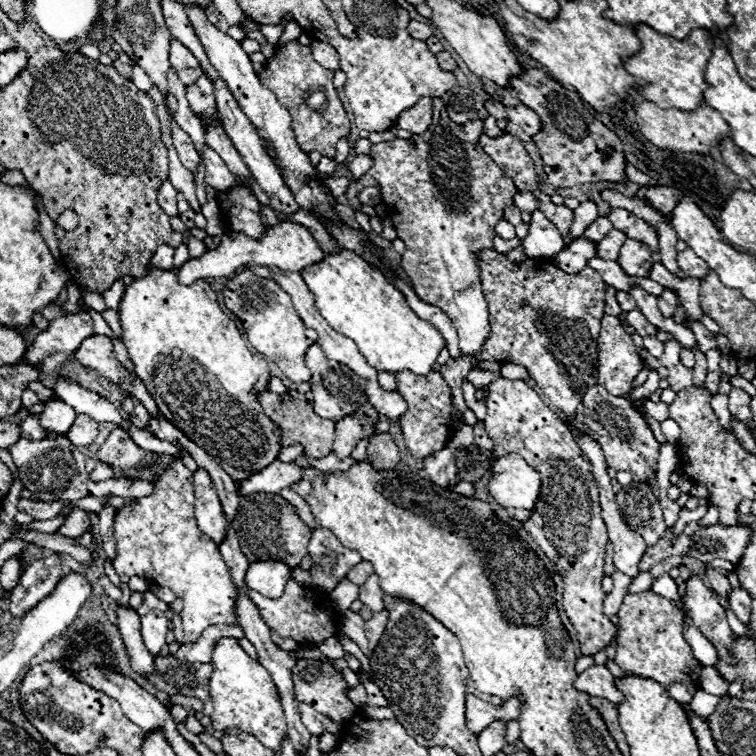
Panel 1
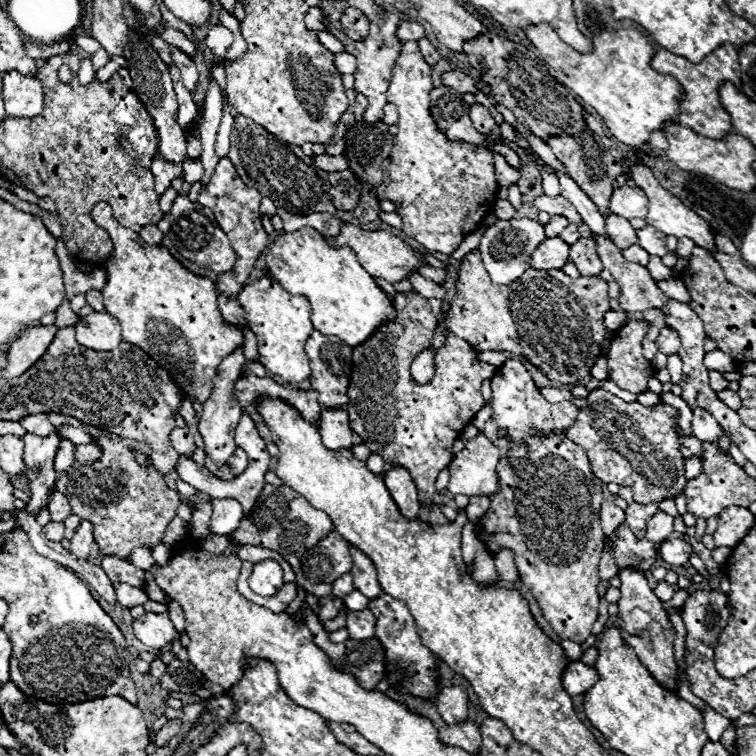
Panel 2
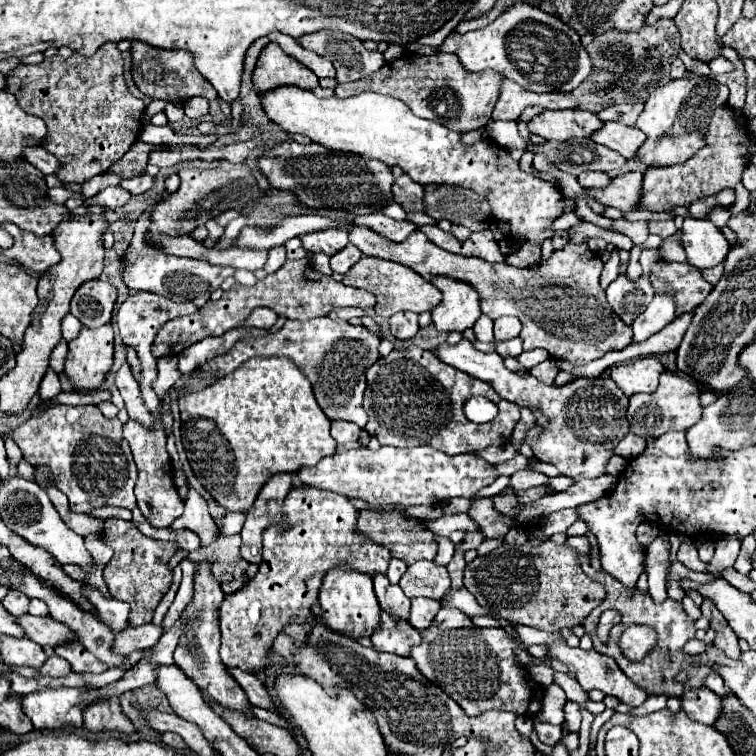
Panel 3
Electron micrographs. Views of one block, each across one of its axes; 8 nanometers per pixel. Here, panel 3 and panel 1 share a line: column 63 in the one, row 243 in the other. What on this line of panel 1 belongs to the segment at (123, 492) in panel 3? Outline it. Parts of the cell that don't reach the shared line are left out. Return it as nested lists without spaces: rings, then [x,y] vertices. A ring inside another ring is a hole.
[[[436,98],[432,100],[432,122],[422,134],[414,134],[410,140],[396,138],[384,144],[376,144],[368,154],[374,160],[368,174],[380,184],[384,208],[388,210],[386,214],[396,226],[398,238],[406,244],[406,252],[402,254],[402,268],[406,270],[418,298],[438,306],[444,314],[450,316],[464,354],[478,352],[490,332],[488,306],[482,294],[476,254],[482,248],[492,248],[492,238],[496,236],[494,224],[504,218],[504,208],[514,204],[512,198],[518,192],[516,184],[504,176],[498,164],[480,148],[478,138],[482,130],[482,120],[472,120],[466,124],[452,122],[446,116],[442,100]]]

